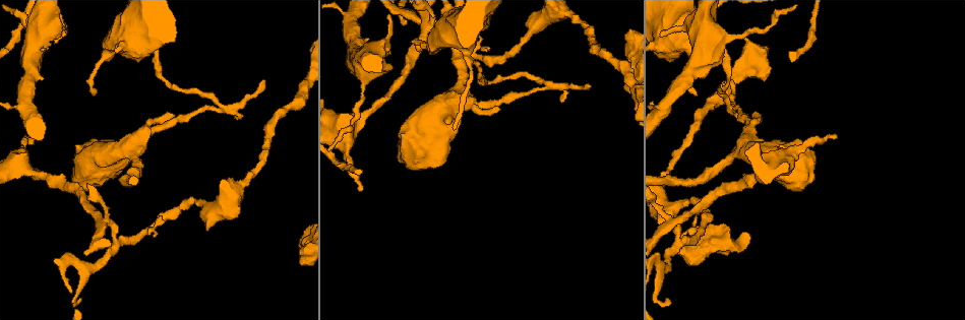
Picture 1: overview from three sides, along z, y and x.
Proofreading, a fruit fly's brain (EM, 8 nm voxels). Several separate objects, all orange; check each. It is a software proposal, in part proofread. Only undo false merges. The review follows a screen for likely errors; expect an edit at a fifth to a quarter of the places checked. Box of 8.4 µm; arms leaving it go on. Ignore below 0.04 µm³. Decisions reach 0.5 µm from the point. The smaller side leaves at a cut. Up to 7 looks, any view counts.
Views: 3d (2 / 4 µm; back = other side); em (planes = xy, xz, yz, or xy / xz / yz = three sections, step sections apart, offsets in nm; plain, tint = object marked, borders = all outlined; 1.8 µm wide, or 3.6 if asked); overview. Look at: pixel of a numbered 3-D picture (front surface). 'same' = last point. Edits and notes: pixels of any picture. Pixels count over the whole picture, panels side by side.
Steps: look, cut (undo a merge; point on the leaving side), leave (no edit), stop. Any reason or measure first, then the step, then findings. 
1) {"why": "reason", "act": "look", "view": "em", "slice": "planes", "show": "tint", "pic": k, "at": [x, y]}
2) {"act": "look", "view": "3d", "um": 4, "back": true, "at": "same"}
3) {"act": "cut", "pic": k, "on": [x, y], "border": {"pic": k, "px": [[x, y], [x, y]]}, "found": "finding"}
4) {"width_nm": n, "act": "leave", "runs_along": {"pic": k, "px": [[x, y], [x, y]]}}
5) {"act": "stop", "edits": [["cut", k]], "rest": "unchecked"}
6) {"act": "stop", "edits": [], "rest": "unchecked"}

{"why": "thin arm on a thick one", "act": "look", "view": "3d", "um": 4, "pic": 1, "at": [123, 146]}

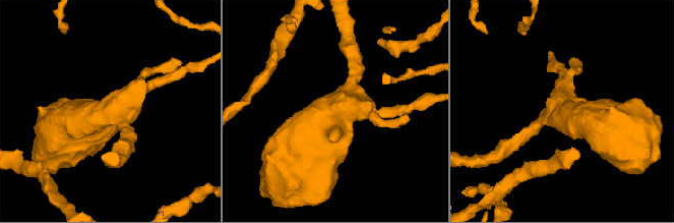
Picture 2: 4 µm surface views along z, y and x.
{"arms": 3, "arm_widths_nm": [220, 280, 650], "act": "look", "view": "em", "um": 3.6, "slice": "planes", "show": "tint", "pic": 2, "at": [337, 103]}

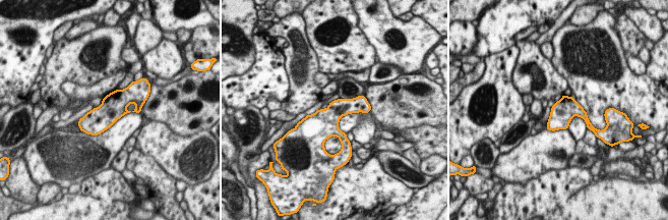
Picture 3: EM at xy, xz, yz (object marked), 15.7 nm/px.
{"width_nm": 360, "act": "leave", "found": "one cell here"}

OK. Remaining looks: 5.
{"why": "thick turns thin", "act": "look", "view": "em", "um": 3.6, "slice": "xz", "step": 8, "show": "tint", "pic": 1, "at": [464, 39]}

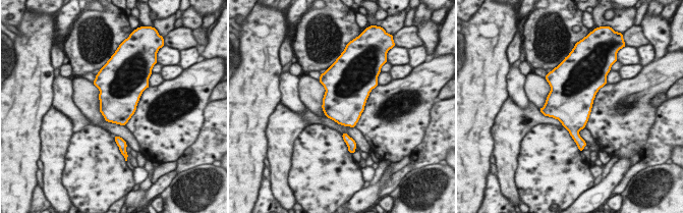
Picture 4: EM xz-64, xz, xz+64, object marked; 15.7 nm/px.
{"act": "look", "view": "em", "um": 3.6, "slice": "planes", "show": "tint", "at": "same"}

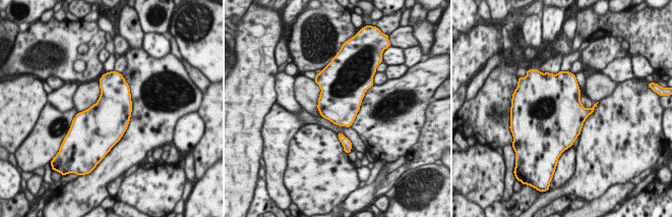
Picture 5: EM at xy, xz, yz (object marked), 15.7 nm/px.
{"act": "leave", "found": "continuous, no second cell"}

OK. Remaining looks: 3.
{"why": "looks like a crossing", "act": "look", "view": "3d", "um": 2, "pic": 1, "at": [675, 221]}

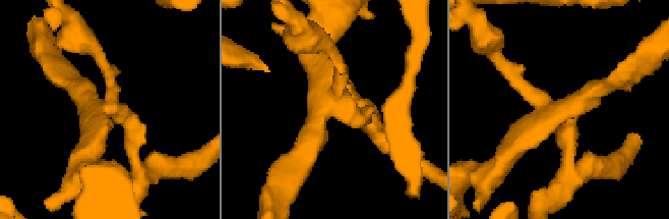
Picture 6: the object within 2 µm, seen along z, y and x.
{"arms": 4, "why": "now the EM", "act": "look", "view": "em", "um": 3.6, "slice": "yz", "step": 8, "show": "tint", "pic": 6, "at": [95, 109]}

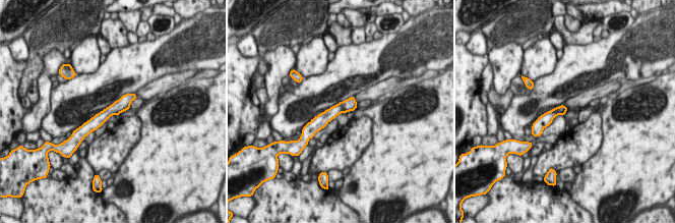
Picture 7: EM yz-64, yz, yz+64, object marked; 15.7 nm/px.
{"why": "cut it another way", "act": "look", "view": "em", "um": 3.6, "slice": "planes", "show": "borders", "at": "same"}

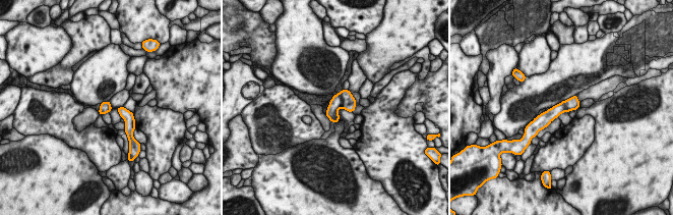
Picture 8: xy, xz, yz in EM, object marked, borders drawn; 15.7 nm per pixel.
{"act": "cut", "pic": 8, "on": [335, 103], "border": {"pic": 8, "px": [[339, 93], [342, 99], [342, 107]]}, "found": "two cells meet here"}

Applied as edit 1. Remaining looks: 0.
{"act": "stop", "edits": [["cut", 8]], "rest": "unchecked"}

